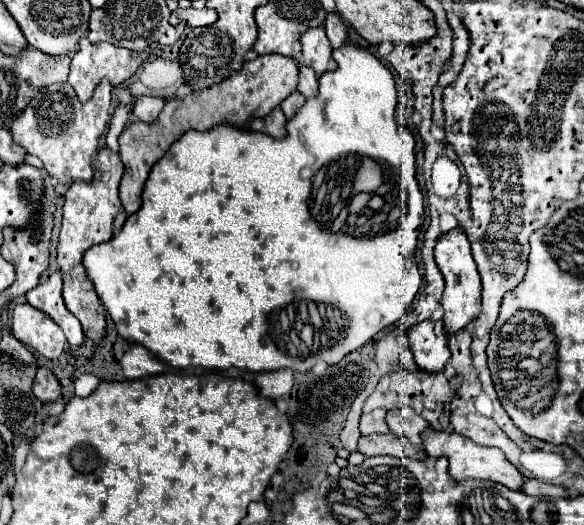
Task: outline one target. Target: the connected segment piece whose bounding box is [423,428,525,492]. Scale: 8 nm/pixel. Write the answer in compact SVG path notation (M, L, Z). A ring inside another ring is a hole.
M431 428L427 432L423 432L423 448L431 458L441 458L445 456L449 460L449 474L457 480L457 482L465 482L471 478L477 480L493 480L499 482L511 490L523 490L523 474L511 466L511 462L505 458L505 454L499 448L487 448L481 444L475 444L473 440L467 440L459 434L447 434L447 432L433 432Z

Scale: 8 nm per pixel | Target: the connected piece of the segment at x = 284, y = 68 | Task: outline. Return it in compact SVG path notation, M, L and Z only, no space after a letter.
M267 54L259 56L253 62L247 62L239 72L227 78L223 84L215 84L207 92L193 92L185 98L171 98L165 102L159 118L153 124L131 122L119 136L119 158L125 166L125 174L121 180L119 196L127 214L137 212L141 206L141 194L153 164L165 156L169 146L181 138L189 128L193 130L211 130L221 124L229 126L245 126L255 118L263 118L273 112L289 94L297 90L299 84L299 64L295 58Z

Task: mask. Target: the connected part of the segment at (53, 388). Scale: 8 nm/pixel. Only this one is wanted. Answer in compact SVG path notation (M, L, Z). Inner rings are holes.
M39 368L37 376L35 376L35 384L33 384L33 394L41 400L41 402L53 402L59 398L61 394L61 386L57 382L57 378L53 376L53 372L49 368Z

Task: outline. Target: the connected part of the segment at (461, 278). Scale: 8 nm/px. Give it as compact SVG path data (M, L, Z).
M455 228L437 240L435 262L437 262L439 272L445 278L445 292L441 298L441 304L445 308L443 326L445 326L447 334L455 334L481 314L481 278L479 278L477 266L471 256L469 240L461 228Z

